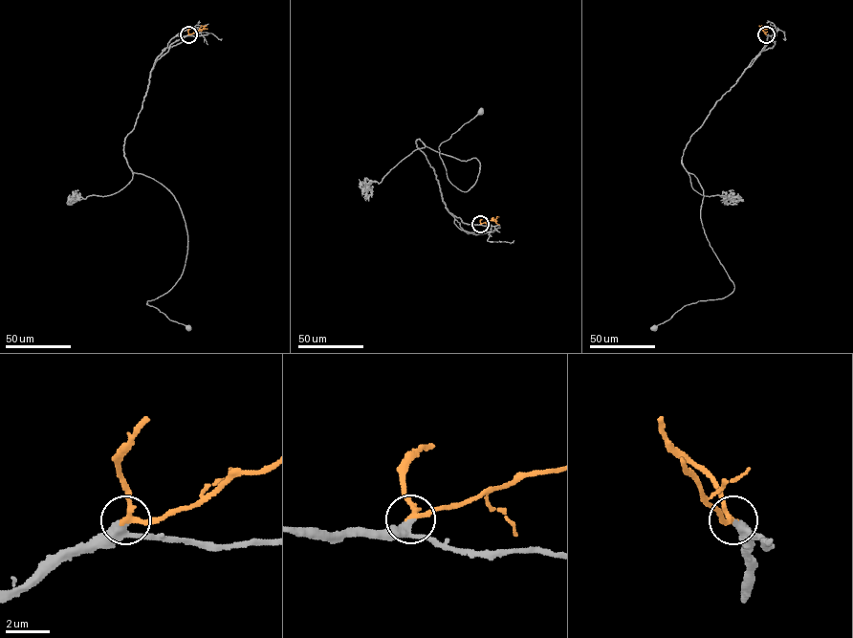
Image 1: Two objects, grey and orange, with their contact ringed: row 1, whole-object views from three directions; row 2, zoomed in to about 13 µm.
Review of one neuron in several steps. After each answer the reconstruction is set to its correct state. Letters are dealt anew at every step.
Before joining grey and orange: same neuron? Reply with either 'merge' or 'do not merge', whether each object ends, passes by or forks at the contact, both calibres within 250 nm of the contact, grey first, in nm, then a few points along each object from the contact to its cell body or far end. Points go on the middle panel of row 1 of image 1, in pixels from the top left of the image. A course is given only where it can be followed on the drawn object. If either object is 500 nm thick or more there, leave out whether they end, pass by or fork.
merge; grey passes by; orange passes by; calibres 300 and 220 nm; course grey (480, 224), (448, 210), (416, 141), (477, 159), (468, 190), (448, 179), (439, 146), (481, 111); course orange (480, 224), (498, 217)

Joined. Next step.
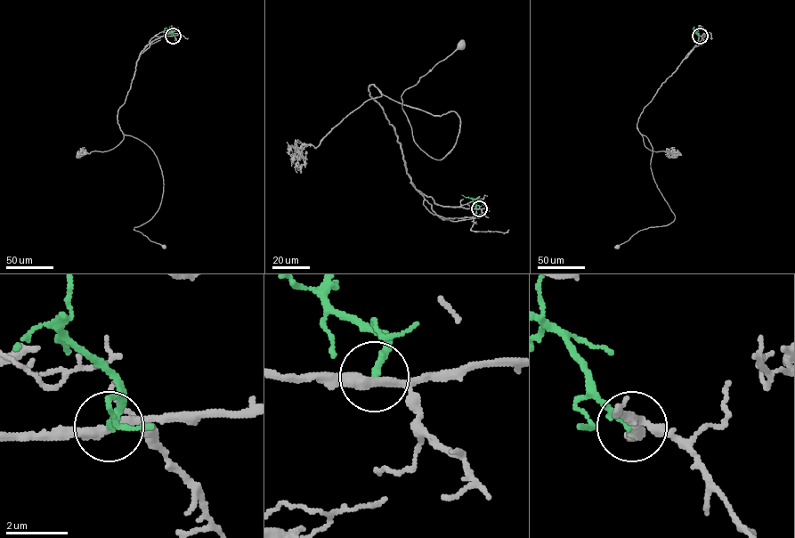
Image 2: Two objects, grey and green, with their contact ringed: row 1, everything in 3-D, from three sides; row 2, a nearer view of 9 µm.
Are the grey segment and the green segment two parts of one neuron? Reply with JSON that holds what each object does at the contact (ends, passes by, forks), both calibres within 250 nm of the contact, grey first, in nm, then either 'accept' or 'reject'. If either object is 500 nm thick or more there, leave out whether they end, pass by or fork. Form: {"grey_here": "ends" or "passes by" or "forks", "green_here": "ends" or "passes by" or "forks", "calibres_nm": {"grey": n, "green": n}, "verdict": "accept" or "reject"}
{"grey_here": "forks", "green_here": "ends", "calibres_nm": {"grey": 280, "green": 200}, "verdict": "reject"}

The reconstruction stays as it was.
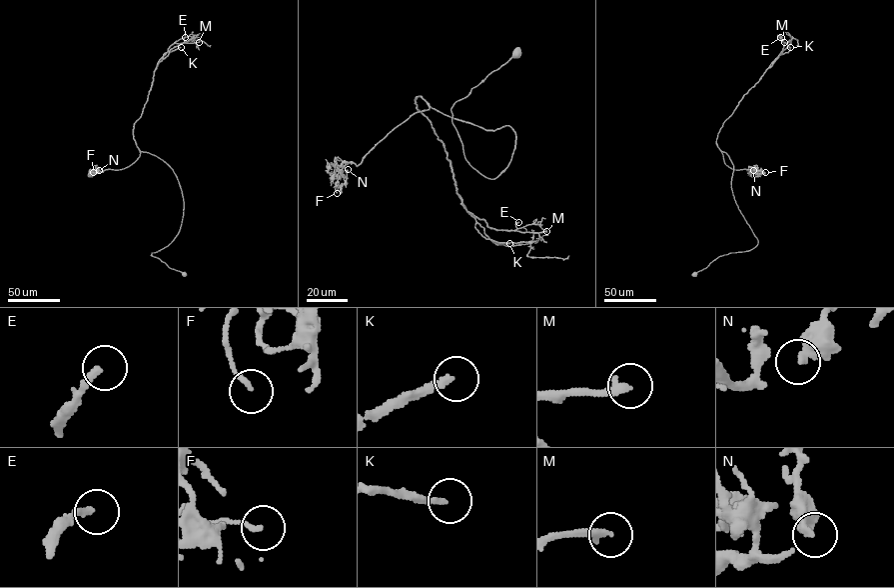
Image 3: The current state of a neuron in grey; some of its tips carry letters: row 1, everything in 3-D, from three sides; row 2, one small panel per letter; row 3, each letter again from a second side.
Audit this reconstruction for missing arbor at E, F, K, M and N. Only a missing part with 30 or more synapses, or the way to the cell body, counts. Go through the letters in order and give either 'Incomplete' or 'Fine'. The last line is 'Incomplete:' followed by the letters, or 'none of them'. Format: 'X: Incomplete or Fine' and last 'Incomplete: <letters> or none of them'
E: Fine
F: Fine
K: Incomplete
M: Incomplete
N: Fine
Incomplete: K, M

